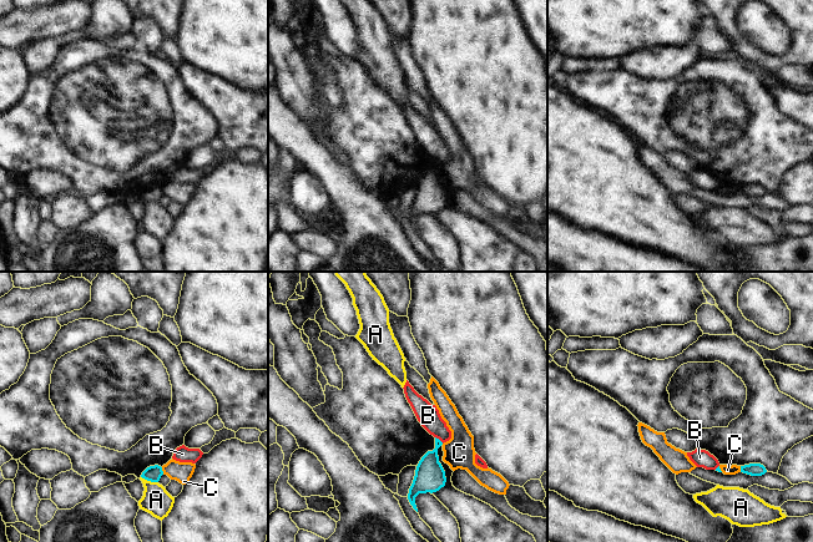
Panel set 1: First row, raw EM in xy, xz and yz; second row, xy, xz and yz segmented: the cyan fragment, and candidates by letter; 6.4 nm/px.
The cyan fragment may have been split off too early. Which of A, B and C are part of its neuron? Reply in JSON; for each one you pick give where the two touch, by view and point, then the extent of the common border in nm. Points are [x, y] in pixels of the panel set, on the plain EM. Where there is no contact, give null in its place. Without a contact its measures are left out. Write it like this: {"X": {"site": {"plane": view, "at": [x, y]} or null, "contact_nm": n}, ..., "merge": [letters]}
{"merge": []}

